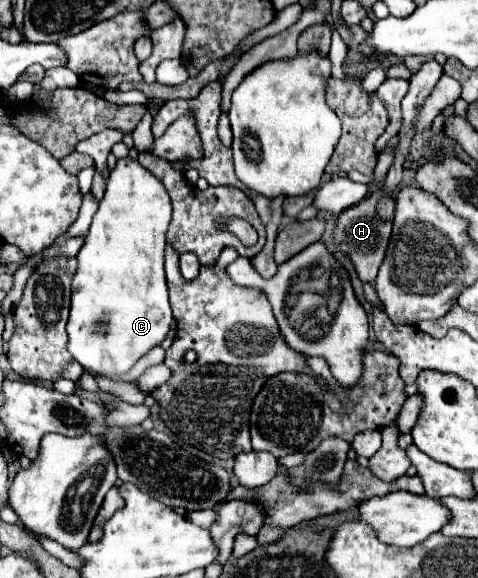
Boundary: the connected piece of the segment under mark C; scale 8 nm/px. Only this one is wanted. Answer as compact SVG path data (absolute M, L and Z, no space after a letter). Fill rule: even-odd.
M119 158L109 174L107 190L99 202L99 210L93 216L85 244L77 254L79 266L73 276L73 296L71 296L71 316L67 322L69 352L83 366L109 380L119 380L129 372L135 362L147 354L153 346L161 344L169 334L173 324L173 312L167 298L167 284L163 272L163 252L165 234L171 222L171 198L165 184L149 174L147 168L133 158Z

